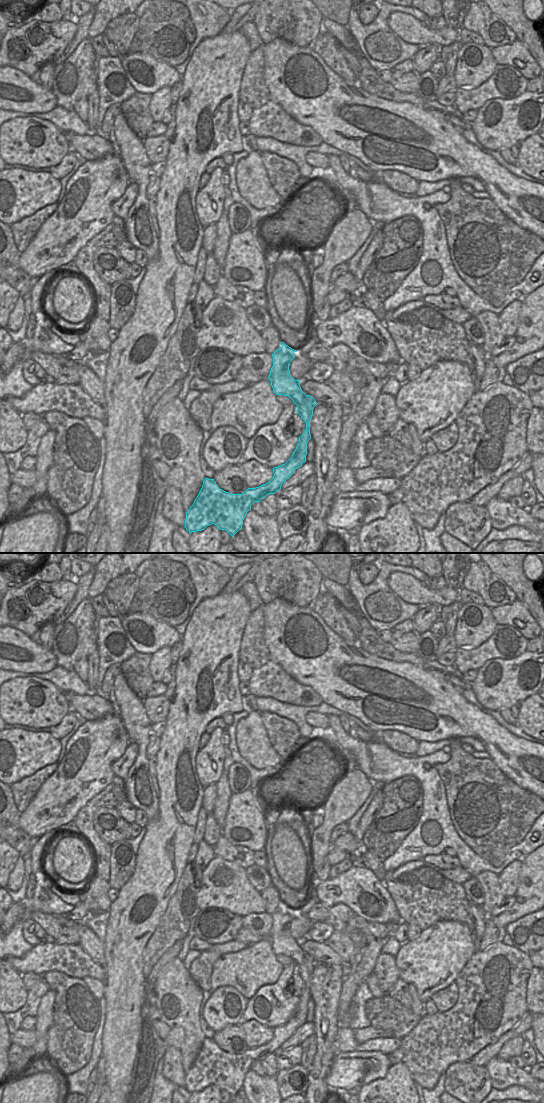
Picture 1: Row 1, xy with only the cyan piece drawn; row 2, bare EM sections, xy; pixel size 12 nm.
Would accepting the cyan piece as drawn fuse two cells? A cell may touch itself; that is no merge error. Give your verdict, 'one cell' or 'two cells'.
two cells

